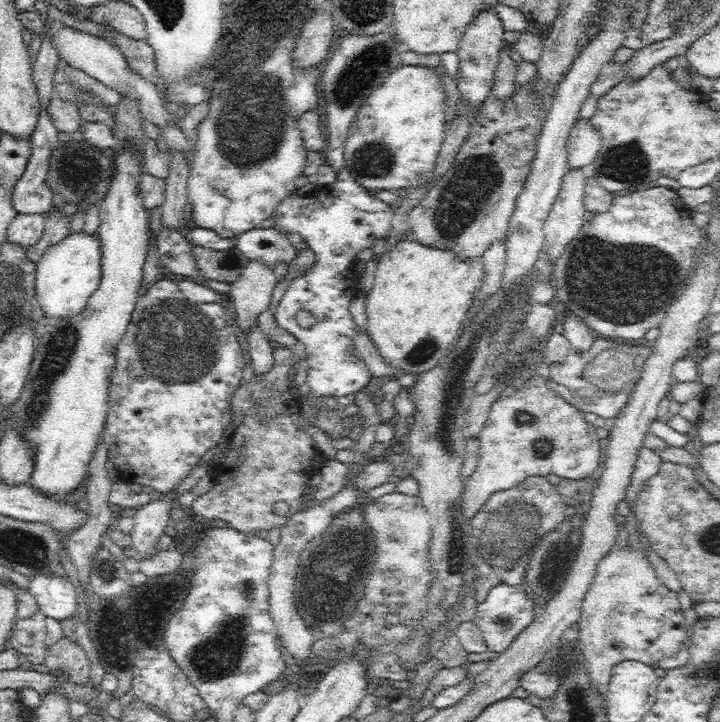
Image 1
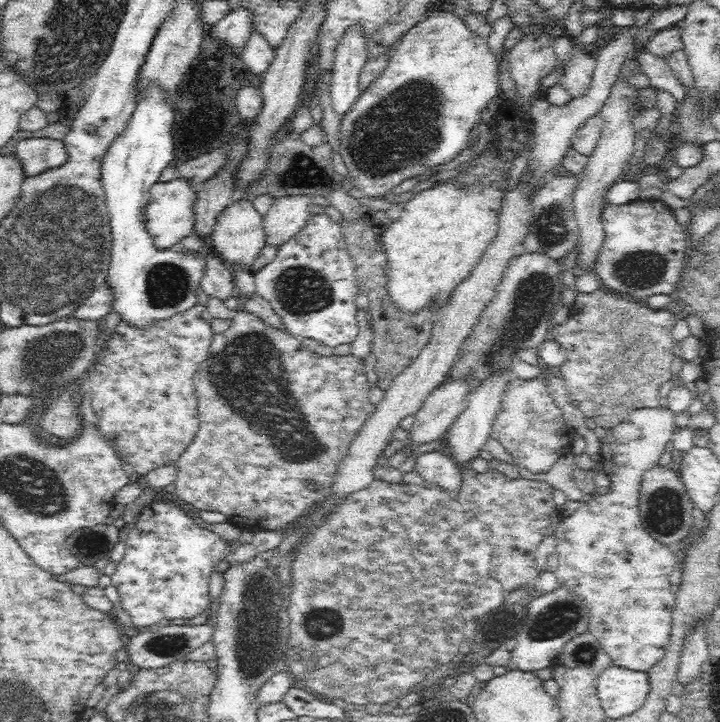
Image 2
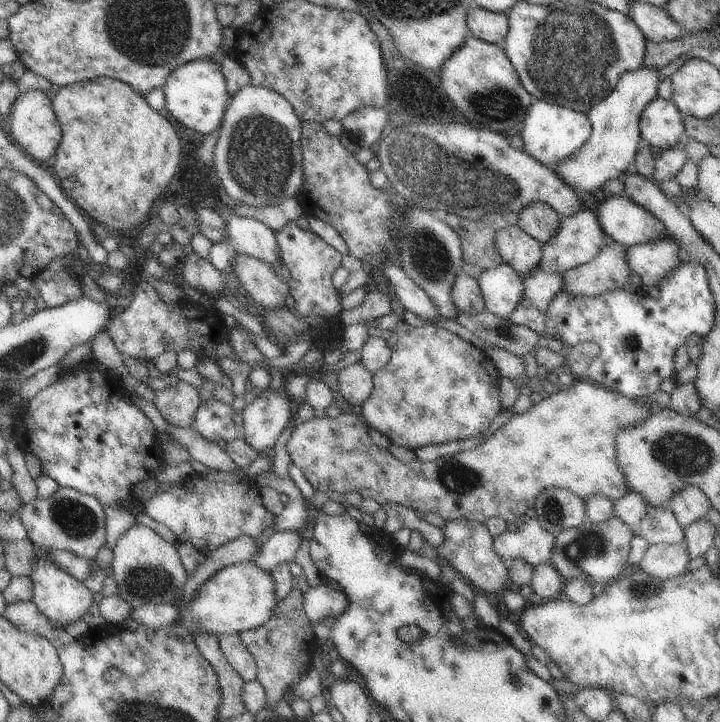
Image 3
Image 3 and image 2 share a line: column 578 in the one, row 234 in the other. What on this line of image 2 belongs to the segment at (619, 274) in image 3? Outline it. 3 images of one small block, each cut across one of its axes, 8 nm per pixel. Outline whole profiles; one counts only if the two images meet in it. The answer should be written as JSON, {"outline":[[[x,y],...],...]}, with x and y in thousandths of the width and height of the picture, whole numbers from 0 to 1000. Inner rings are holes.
{"outline":[[[411,269],[408,271],[392,271],[381,276],[371,296],[365,301],[364,312],[369,323],[369,335],[375,341],[389,342],[397,334],[408,330],[417,321],[428,302],[431,302],[429,285],[433,283],[433,271]]]}

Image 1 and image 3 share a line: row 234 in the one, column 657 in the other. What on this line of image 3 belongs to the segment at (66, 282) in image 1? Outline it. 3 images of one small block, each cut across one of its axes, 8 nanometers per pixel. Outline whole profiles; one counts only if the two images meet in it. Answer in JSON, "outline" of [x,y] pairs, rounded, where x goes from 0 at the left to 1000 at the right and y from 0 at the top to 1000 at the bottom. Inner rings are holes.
{"outline":[[[892,91],[886,97],[867,101],[854,123],[836,141],[822,148],[818,161],[822,186],[794,216],[775,226],[769,238],[800,266],[811,266],[819,277],[825,265],[869,235],[878,235],[888,199],[892,195],[888,166],[892,154],[911,134],[917,116],[915,94]]]}

